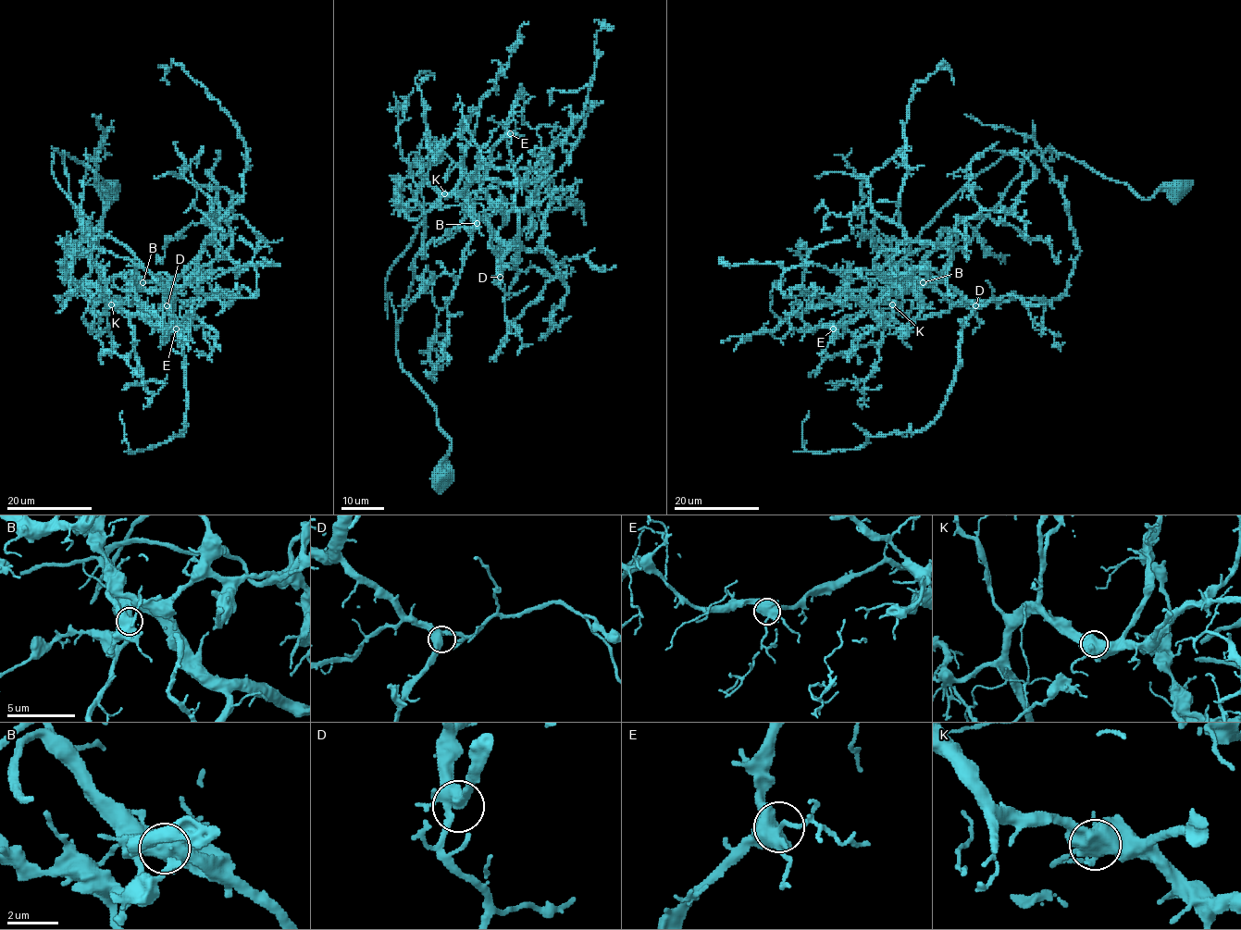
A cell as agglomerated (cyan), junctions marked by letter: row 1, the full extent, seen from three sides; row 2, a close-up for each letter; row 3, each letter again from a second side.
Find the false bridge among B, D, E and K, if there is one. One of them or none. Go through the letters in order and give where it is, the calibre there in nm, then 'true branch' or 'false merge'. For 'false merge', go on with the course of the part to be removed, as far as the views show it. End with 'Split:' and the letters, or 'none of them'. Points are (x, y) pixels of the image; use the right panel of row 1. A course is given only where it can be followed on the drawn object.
B: at (923, 282); 600 nm thick; false merge; foreign part runs (923, 282), (941, 280), (974, 308), (941, 413), (913, 431), (813, 453), (802, 445), (809, 412)
D: at (975, 305); 440 nm thick; true branch
E: at (833, 328); 500 nm thick; true branch
K: at (892, 304); 600 nm thick; true branch
Split: B

